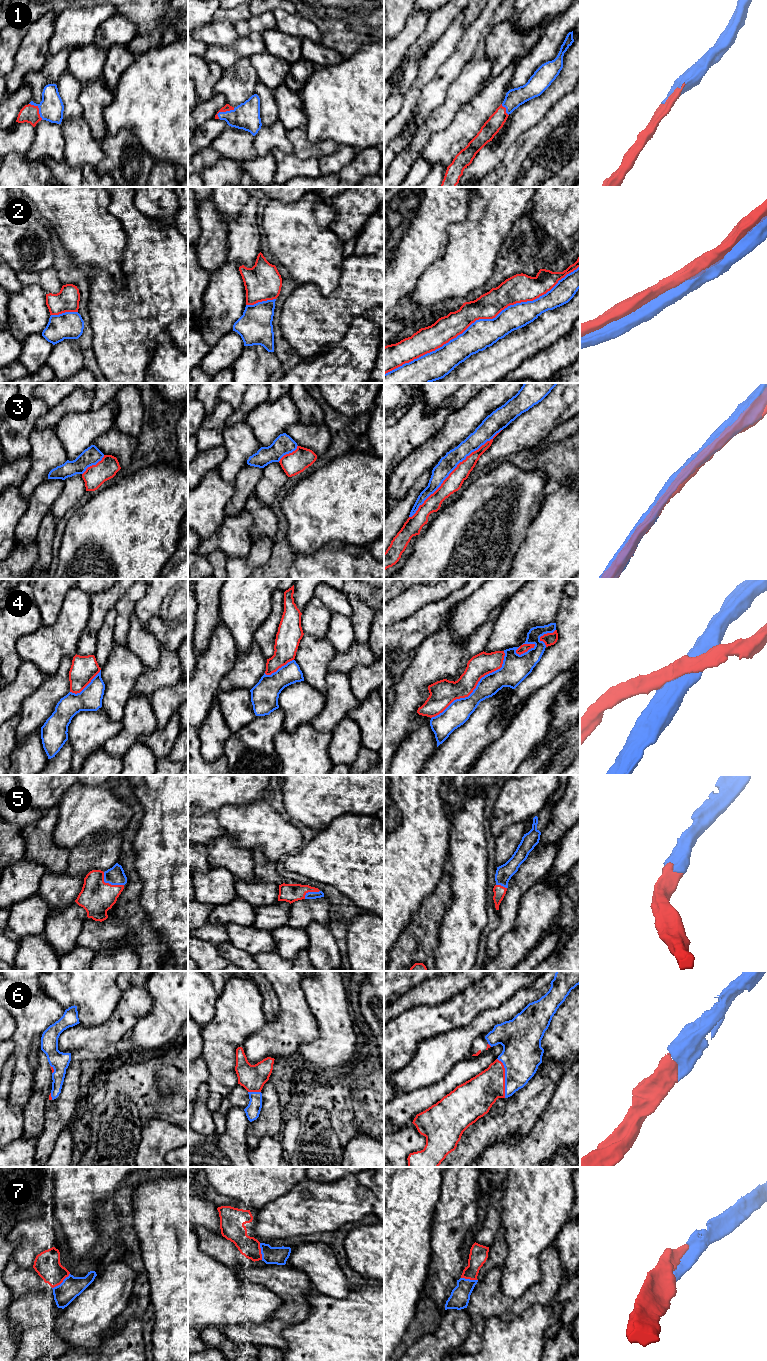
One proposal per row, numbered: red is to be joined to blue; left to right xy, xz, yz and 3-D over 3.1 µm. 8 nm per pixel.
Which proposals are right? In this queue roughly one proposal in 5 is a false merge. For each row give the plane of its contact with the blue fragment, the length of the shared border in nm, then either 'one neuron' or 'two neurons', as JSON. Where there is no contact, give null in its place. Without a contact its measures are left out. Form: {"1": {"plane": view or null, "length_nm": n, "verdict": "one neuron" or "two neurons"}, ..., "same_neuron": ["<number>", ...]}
{"1": {"plane": "xz", "length_nm": 160, "verdict": "one neuron"}, "2": {"plane": "yz", "length_nm": 1800, "verdict": "two neurons"}, "3": {"plane": "yz", "length_nm": 1050, "verdict": "two neurons"}, "4": {"plane": "yz", "length_nm": 800, "verdict": "two neurons"}, "5": {"plane": "xy", "length_nm": 200, "verdict": "one neuron"}, "6": {"plane": "yz", "length_nm": 320, "verdict": "one neuron"}, "7": {"plane": "xy", "length_nm": 190, "verdict": "one neuron"}, "same_neuron": ["1", "5", "6", "7"]}

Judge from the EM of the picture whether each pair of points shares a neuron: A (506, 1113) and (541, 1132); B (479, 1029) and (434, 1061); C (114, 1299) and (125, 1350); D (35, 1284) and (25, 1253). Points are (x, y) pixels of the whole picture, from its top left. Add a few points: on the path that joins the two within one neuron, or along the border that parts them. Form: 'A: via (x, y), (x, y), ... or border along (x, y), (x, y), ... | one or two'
A: border along (545, 1108), (526, 1134), (510, 1137) | two
B: via (468, 1033), (454, 1046), (445, 1050) | one
C: border along (110, 1327), (96, 1347) | two
D: border along (10, 1260), (13, 1260), (22, 1267), (32, 1267) | two

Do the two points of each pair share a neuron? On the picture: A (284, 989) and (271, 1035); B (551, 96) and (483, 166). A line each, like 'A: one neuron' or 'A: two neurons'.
A: one neuron
B: one neuron

